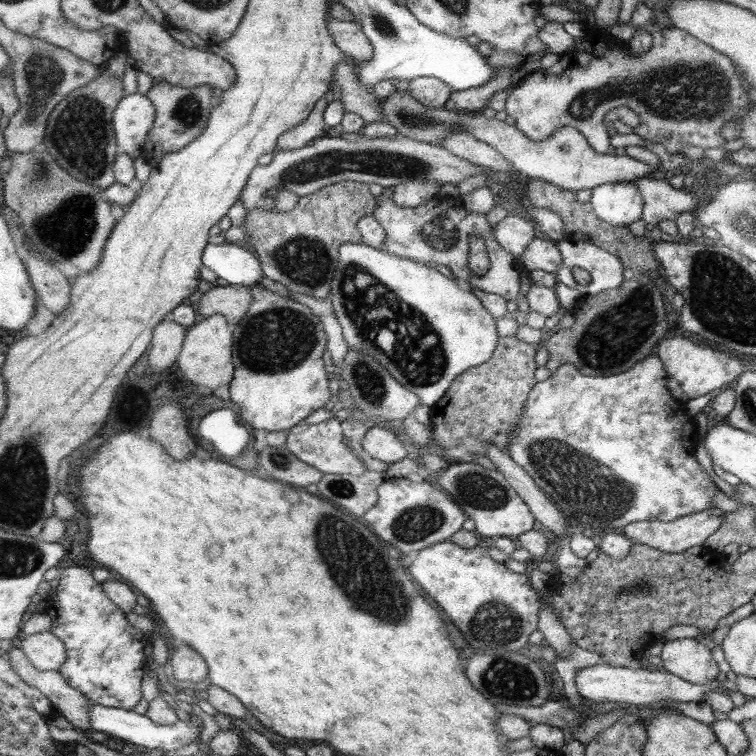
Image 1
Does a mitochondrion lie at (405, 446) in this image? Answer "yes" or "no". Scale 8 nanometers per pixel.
no

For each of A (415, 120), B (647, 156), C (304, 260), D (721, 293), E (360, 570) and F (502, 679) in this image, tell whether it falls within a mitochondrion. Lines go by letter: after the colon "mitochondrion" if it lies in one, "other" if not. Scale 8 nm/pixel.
A: mitochondrion
B: other
C: mitochondrion
D: mitochondrion
E: mitochondrion
F: mitochondrion

